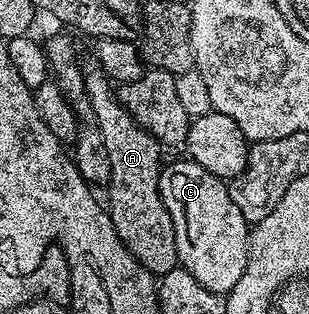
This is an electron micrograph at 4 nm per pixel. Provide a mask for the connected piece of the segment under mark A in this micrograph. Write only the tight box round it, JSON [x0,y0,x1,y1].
[84,68,176,276]

